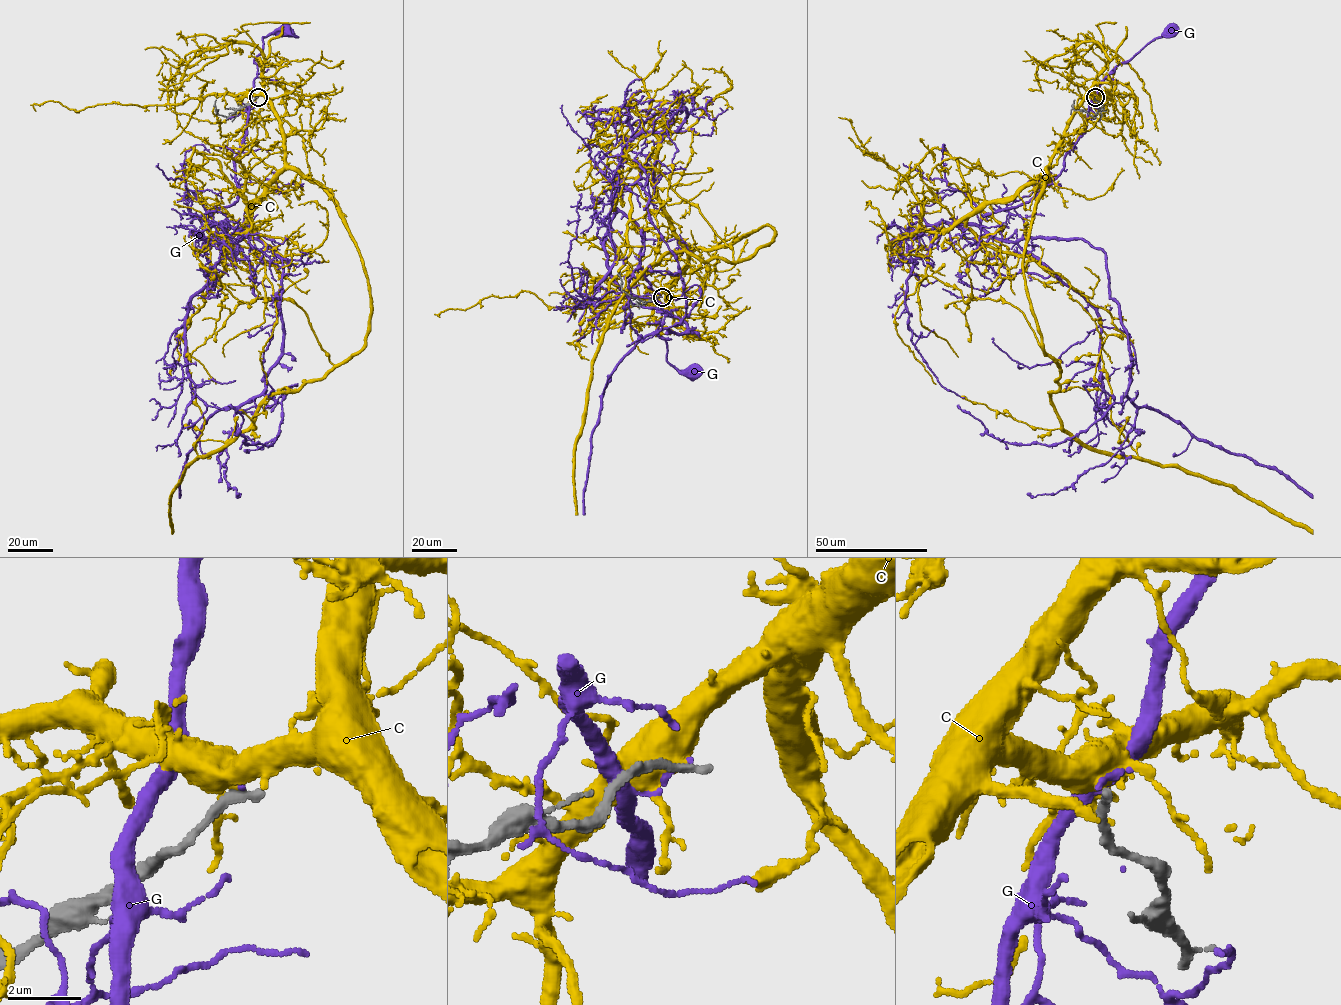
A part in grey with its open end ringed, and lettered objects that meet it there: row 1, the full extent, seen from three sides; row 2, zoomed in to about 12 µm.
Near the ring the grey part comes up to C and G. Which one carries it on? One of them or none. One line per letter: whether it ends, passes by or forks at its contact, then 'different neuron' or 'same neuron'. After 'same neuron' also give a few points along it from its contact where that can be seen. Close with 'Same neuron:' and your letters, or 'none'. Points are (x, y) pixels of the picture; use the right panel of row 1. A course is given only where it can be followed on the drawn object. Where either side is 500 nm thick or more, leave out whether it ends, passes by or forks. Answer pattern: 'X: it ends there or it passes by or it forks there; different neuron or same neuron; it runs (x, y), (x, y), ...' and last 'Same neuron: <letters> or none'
C: different neuron
G: it ends there; different neuron
Same neuron: none

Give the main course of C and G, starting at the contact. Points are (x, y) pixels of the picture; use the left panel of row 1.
C: (256, 96), (285, 162), (353, 242), (369, 332), (184, 469), (172, 534)
G: (256, 96), (253, 94), (253, 80), (257, 76), (253, 60), (262, 50), (262, 37), (276, 30), (287, 30)

